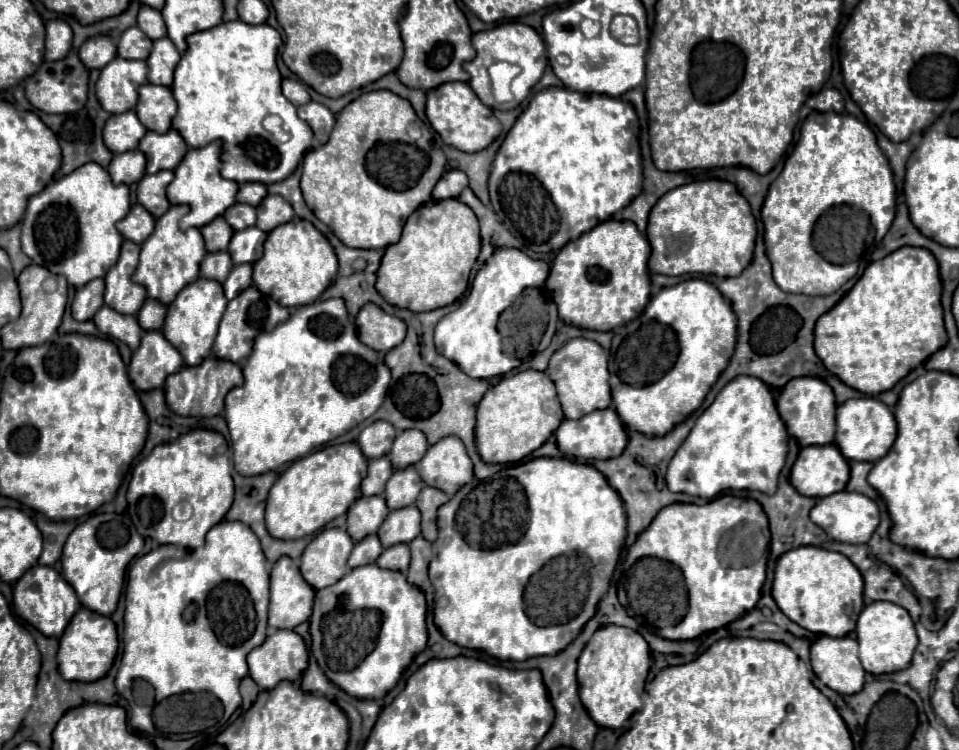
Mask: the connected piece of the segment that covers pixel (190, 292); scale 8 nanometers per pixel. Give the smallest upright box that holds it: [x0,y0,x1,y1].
[164,278,226,366]

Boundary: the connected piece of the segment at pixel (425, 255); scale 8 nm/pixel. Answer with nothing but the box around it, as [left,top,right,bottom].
[378,200,480,312]

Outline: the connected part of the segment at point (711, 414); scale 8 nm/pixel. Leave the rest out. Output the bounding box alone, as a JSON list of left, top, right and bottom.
[666,376,786,500]

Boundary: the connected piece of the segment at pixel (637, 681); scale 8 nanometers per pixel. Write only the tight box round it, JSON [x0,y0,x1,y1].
[578,626,650,728]

